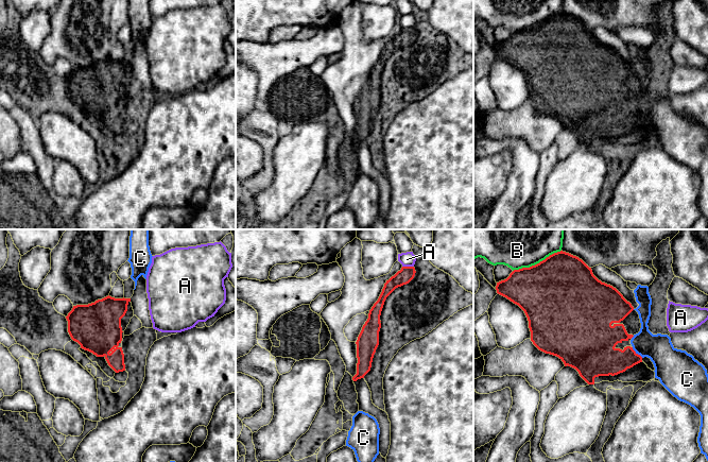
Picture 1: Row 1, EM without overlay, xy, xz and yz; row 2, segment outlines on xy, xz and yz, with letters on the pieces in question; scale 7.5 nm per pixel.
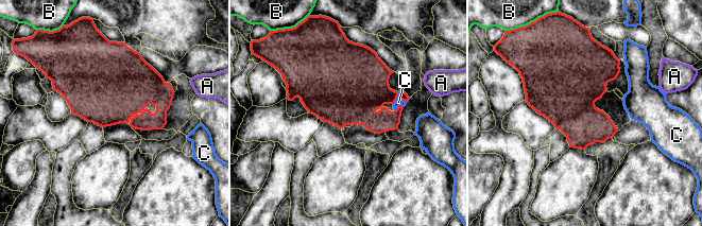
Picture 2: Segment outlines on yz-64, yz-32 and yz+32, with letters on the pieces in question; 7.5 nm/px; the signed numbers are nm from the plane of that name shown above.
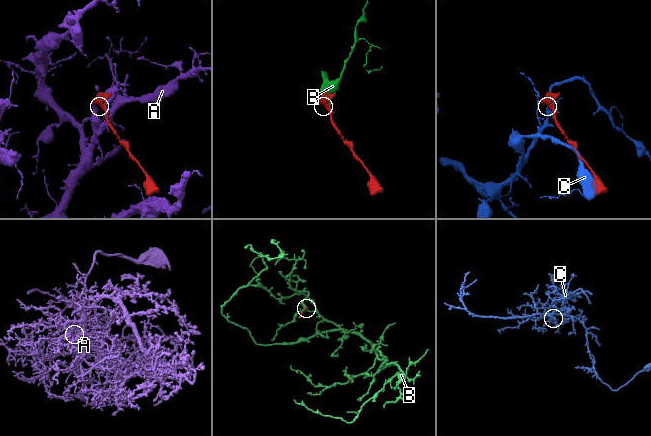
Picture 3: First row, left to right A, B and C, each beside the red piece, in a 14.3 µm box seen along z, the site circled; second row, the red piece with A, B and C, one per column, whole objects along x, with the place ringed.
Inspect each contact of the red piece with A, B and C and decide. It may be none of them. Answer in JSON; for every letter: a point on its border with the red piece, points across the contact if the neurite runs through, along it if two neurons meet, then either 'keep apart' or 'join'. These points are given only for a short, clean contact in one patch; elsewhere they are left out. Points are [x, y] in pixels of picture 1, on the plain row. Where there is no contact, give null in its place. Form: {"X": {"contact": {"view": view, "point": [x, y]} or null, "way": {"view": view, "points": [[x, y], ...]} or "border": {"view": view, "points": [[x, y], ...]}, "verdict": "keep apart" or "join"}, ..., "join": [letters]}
{"A": {"contact": {"view": "xz", "point": [408, 29]}, "verdict": "keep apart"}, "B": {"contact": {"view": "yz", "point": [537, 26]}, "verdict": "keep apart"}, "C": {"contact": {"view": "yz", "point": [637, 116]}, "border": {"view": "yz", "points": [[632, 109], [642, 119]]}, "verdict": "keep apart"}, "join": []}

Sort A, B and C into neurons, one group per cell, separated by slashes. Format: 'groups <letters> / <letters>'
groups A / B / C

